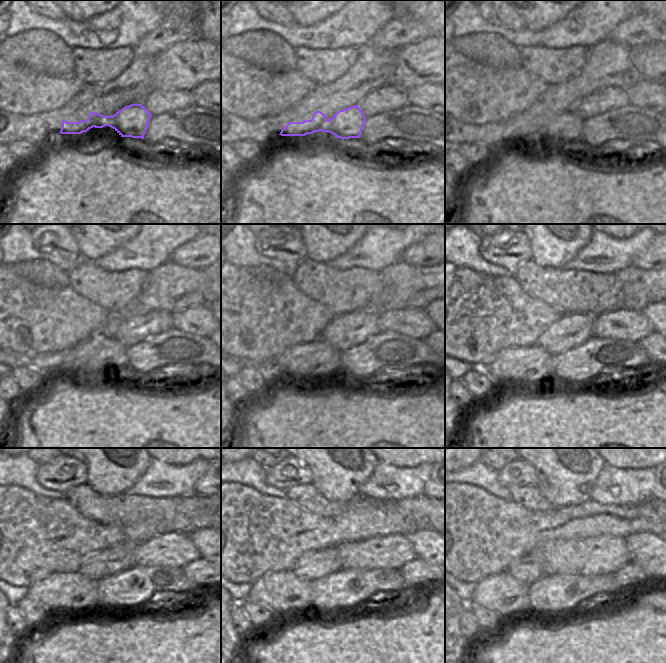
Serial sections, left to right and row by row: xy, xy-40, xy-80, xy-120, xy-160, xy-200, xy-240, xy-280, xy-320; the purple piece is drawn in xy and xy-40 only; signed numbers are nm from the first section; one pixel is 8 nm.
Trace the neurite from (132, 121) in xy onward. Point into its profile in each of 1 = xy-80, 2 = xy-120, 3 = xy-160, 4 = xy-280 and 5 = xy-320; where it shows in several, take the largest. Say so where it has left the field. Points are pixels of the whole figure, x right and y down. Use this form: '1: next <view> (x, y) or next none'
1: next xy-80 (567, 127)
2: next xy-120 (96, 354)
3: next xy-160 (317, 358)
4: next xy-280 (279, 592)
5: next xy-320 (501, 593)

